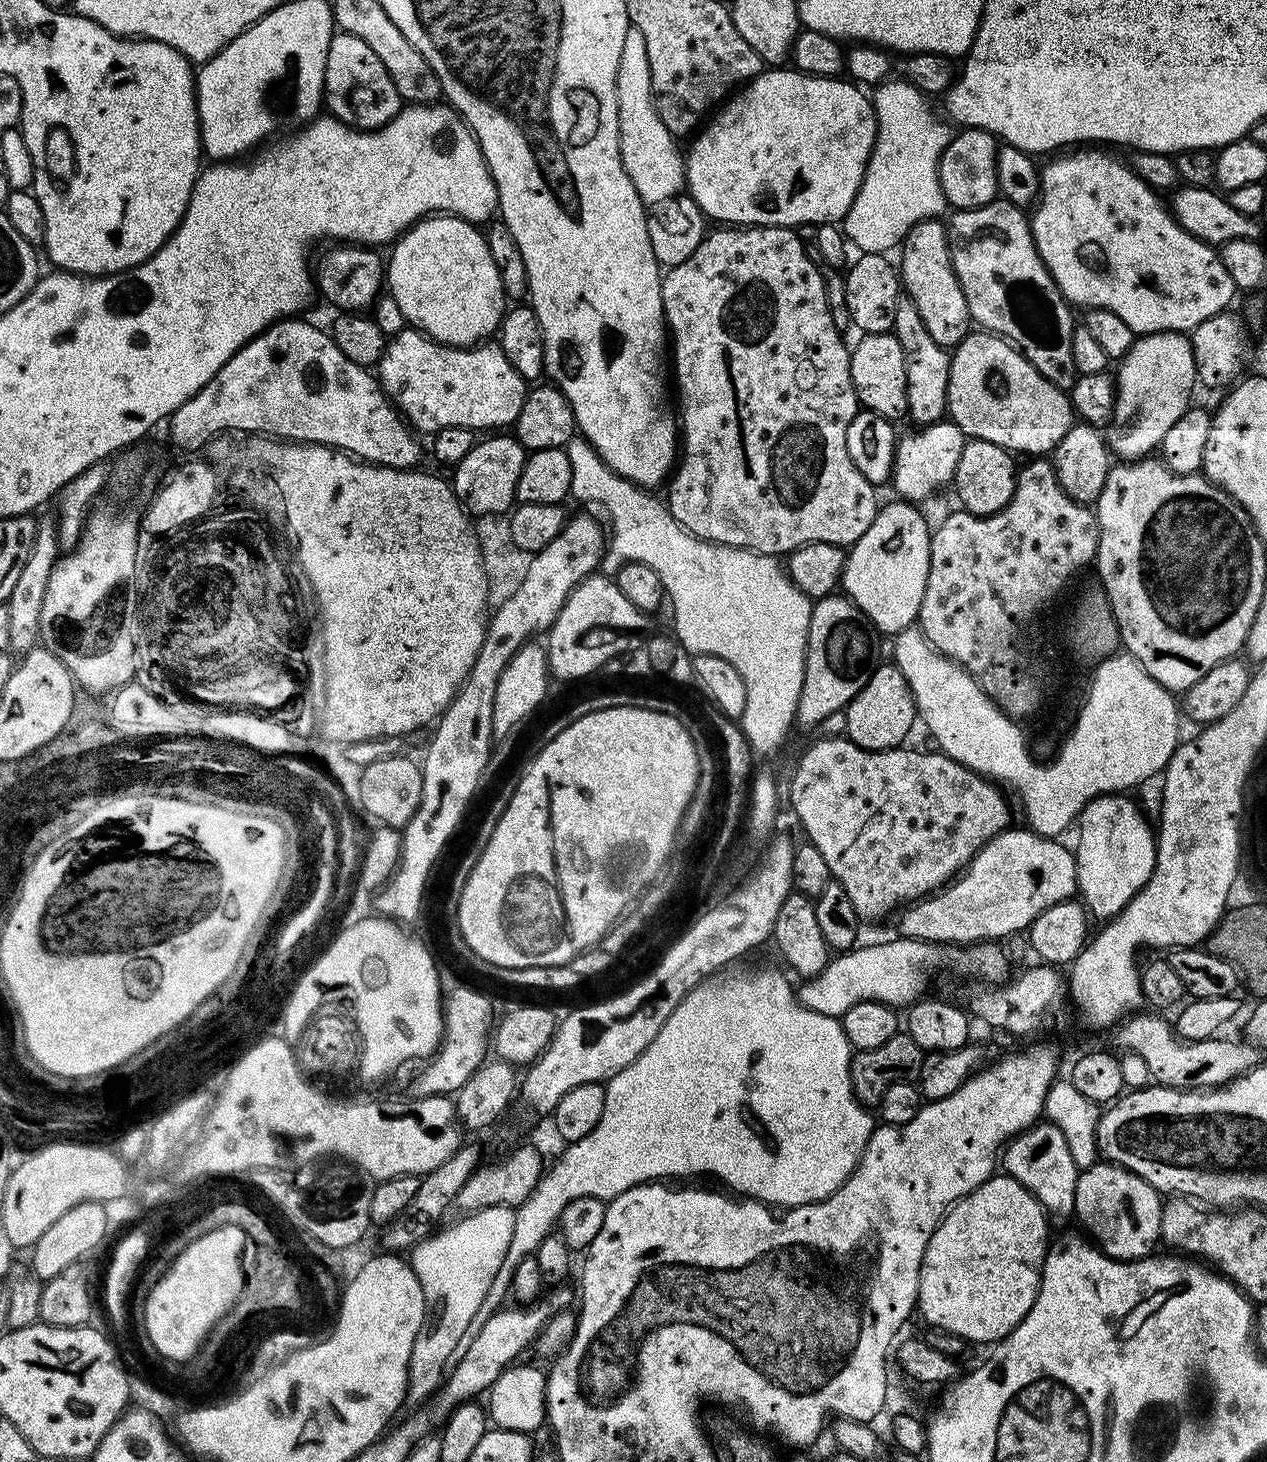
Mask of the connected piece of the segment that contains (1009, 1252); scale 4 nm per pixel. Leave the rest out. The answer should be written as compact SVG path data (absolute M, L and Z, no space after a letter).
M994 1174L985 1184L980 1184L970 1195L961 1198L957 1204L953 1204L944 1219L934 1230L930 1242L924 1251L924 1261L920 1267L920 1290L918 1293L918 1312L924 1315L924 1320L928 1324L933 1324L936 1328L941 1328L944 1332L949 1332L952 1336L961 1336L964 1340L973 1340L976 1344L995 1345L997 1342L1006 1339L1016 1327L1026 1318L1026 1314L1034 1306L1036 1295L1040 1289L1040 1277L1044 1267L1044 1257L1048 1255L1050 1247L1050 1235L1048 1236L1049 1217L1044 1208L1031 1194L1016 1180L1007 1174Z

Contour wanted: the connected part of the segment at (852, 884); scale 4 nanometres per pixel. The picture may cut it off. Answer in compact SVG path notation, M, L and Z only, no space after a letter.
M849 738L842 740L820 740L808 748L808 753L800 760L796 768L796 774L792 778L792 808L800 819L805 830L808 831L807 839L816 847L818 854L826 858L826 866L832 871L832 879L837 880L846 890L854 910L859 914L861 921L876 920L887 912L895 910L899 904L911 905L917 900L931 896L933 892L944 887L953 878L960 875L967 868L970 861L991 842L999 832L1009 827L1008 804L1004 796L999 792L997 785L987 776L981 776L965 764L960 764L951 757L945 756L939 750L932 752L915 752L909 746L901 746L880 751L862 749Z

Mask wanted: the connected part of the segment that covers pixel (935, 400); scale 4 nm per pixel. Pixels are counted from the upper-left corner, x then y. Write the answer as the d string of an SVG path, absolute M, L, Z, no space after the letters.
M902 292L897 300L892 333L896 336L894 338L896 345L902 348L904 354L909 419L912 418L918 426L941 421L947 413L951 353L930 336L917 306L907 293Z

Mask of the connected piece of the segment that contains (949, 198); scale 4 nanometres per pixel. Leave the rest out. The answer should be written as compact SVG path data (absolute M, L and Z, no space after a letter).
M964 128L957 132L939 160L939 178L946 203L956 210L982 207L997 199L999 193L997 158L1000 144L997 137L981 128Z

